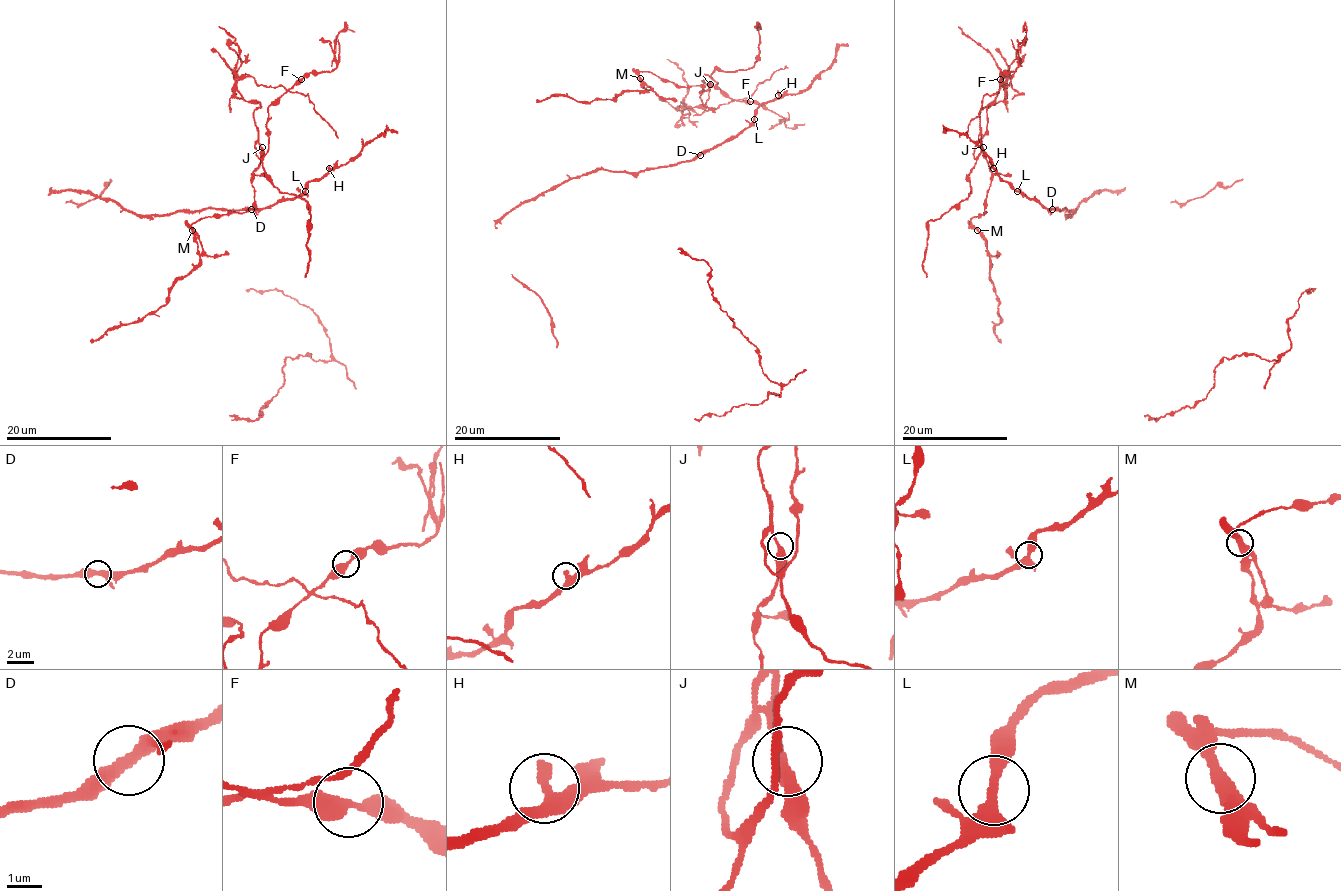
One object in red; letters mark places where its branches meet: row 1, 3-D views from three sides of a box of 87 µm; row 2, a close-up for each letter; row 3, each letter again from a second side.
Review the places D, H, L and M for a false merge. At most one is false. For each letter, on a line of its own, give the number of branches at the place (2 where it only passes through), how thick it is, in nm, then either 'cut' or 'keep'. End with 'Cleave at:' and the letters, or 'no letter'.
D: 2 | 400 nm | keep
H: 2 | 420 nm | keep
L: 2 | 320 nm | keep
M: 2 | 360 nm | cut
Cleave at: M

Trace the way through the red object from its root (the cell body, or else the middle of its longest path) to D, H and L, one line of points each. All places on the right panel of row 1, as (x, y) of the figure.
D: (1067, 216), (1070, 212), (1066, 208), (1052, 209)
H: (1067, 216), (1070, 212), (1066, 208), (1047, 209), (1038, 200), (1028, 199), (1001, 179), (993, 168)
L: (1067, 216), (1070, 212), (1066, 208), (1047, 209), (1038, 200), (1030, 200), (1017, 191)

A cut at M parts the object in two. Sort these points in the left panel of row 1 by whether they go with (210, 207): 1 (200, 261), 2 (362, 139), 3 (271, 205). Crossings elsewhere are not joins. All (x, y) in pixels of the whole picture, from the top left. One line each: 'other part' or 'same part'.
1: same part
2: same part
3: same part

